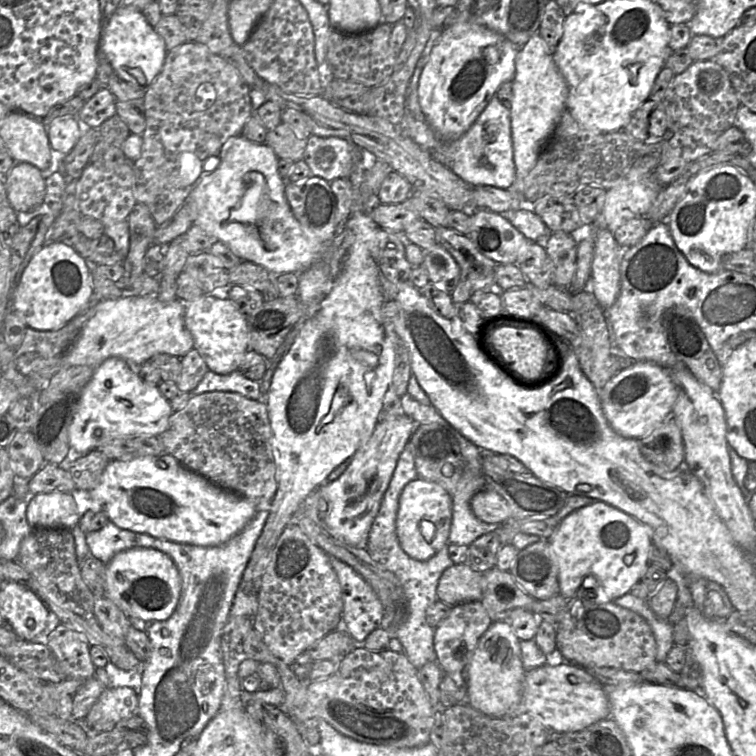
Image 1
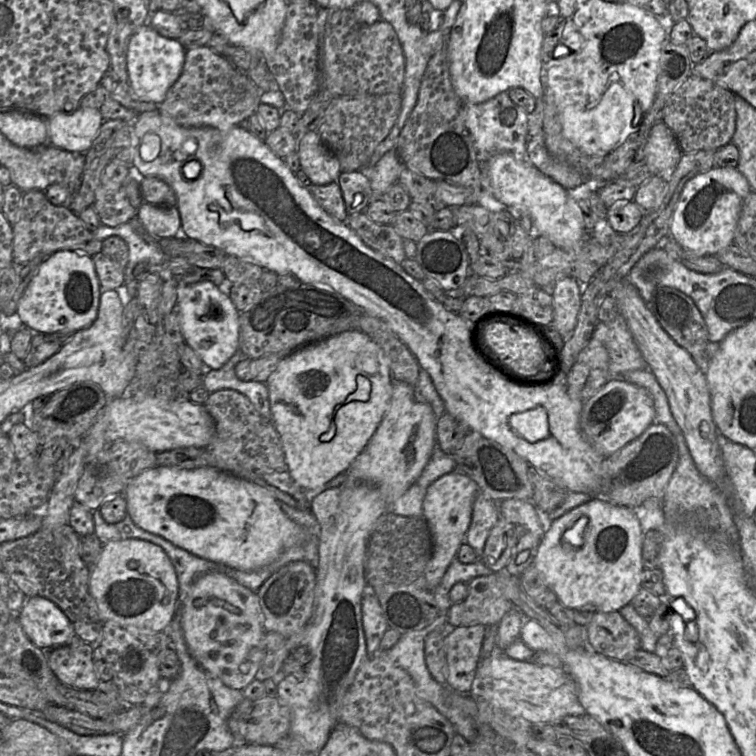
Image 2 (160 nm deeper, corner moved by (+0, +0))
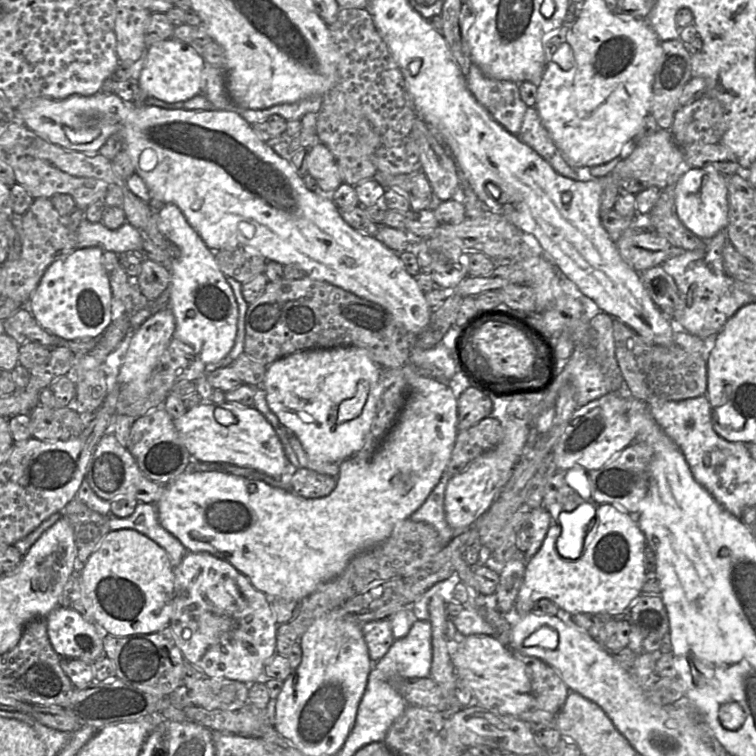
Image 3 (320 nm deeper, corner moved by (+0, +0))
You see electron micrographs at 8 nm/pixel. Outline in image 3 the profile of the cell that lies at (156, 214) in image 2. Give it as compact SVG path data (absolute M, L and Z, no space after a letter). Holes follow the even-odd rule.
M158 204L159 228L162 233L180 250L180 256L172 260L170 270L170 307L175 317L174 337L192 347L204 364L215 364L225 358L232 350L237 333L238 306L226 276L220 270L215 252L209 249L198 233L188 223L175 204Z

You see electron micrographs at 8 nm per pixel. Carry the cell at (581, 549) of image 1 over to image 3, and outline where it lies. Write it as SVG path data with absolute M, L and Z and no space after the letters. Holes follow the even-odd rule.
M611 504L597 506L595 520L584 538L582 554L577 559L565 559L557 551L561 527L555 523L538 552L526 562L523 583L513 608L513 618L533 611L542 598L554 602L562 614L606 614L628 611L641 595L645 579L644 551L646 539L637 521L628 513L620 513Z

